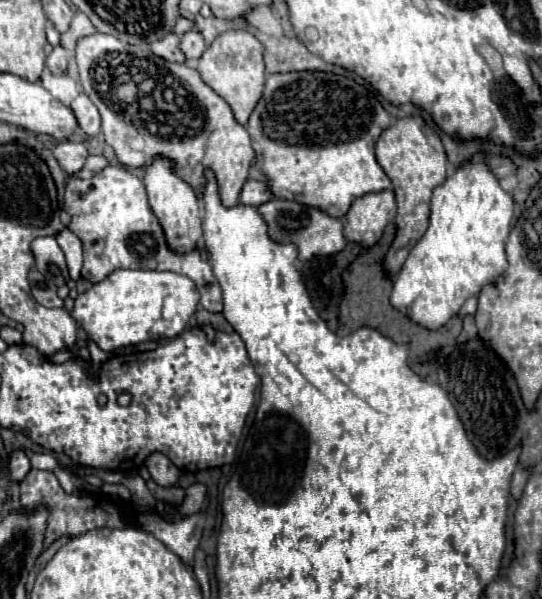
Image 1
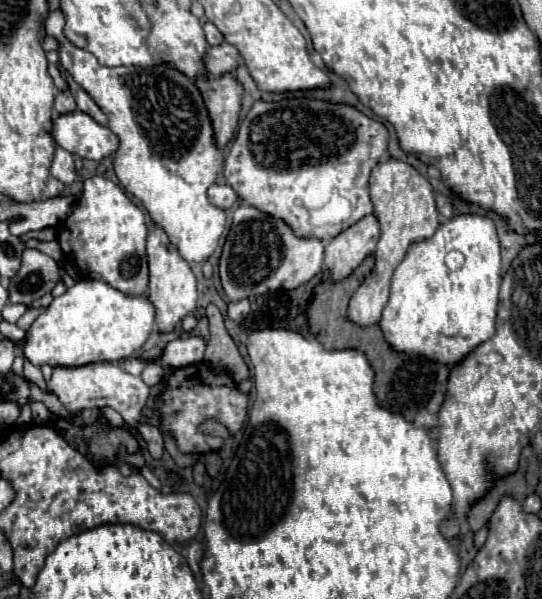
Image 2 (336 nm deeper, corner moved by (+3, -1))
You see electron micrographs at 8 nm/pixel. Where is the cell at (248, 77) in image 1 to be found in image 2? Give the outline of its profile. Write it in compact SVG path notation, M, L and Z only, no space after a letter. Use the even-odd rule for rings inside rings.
M230 74L222 78L198 78L196 86L204 98L206 110L212 118L216 146L224 148L238 128L240 104L242 104L242 86Z

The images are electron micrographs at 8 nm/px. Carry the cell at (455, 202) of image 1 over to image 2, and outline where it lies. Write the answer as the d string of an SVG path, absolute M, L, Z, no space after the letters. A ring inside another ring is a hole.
M462 214L440 226L428 240L410 246L404 262L394 270L390 284L390 300L382 312L380 328L392 350L402 354L418 354L432 362L456 366L478 344L494 336L494 316L498 308L498 290L502 282L500 242L496 226L488 216Z

